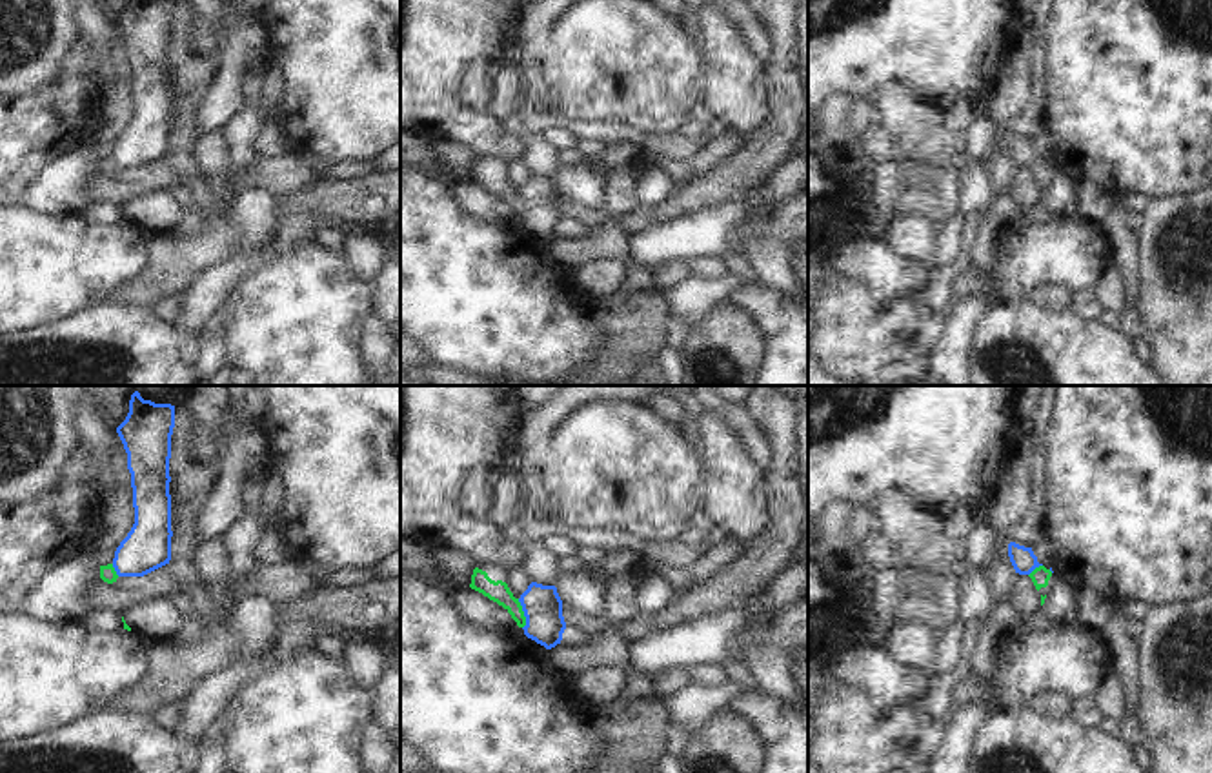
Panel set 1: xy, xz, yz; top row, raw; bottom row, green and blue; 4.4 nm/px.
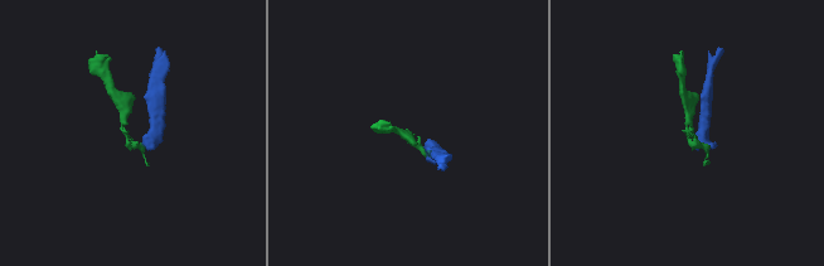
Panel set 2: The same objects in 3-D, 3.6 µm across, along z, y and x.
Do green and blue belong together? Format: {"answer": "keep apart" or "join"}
{"answer": "keep apart"}

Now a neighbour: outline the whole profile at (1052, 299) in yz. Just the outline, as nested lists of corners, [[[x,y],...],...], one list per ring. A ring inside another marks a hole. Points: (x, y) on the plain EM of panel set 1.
[[[1046,286],[1034,291],[1030,304],[1048,313],[1065,313],[1072,309],[1074,296],[1057,286]]]

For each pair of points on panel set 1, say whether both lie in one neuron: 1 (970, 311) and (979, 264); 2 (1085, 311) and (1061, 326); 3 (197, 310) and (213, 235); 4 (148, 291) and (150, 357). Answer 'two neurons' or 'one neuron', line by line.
1: one neuron
2: two neurons
3: two neurons
4: two neurons

